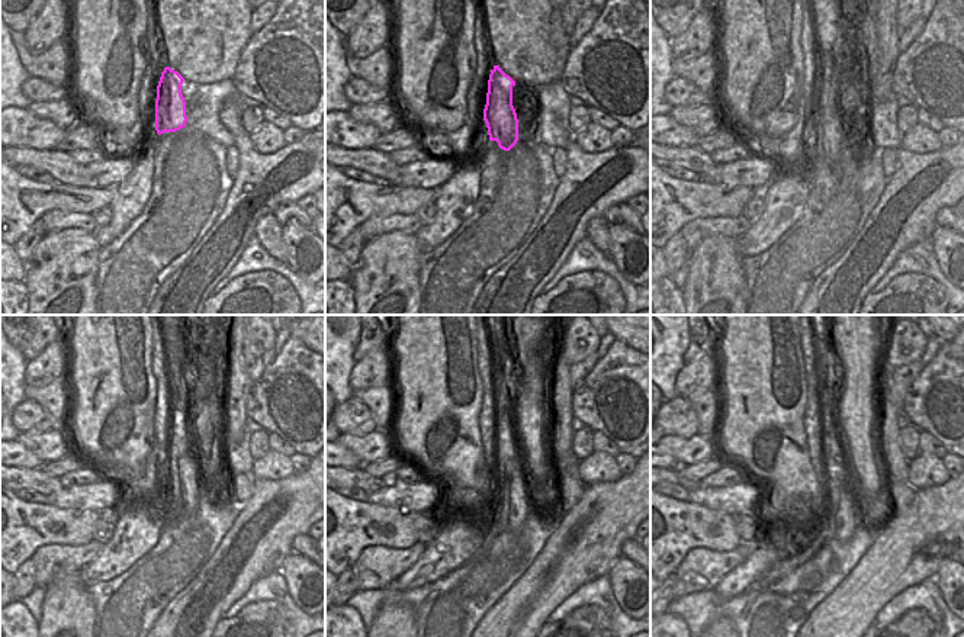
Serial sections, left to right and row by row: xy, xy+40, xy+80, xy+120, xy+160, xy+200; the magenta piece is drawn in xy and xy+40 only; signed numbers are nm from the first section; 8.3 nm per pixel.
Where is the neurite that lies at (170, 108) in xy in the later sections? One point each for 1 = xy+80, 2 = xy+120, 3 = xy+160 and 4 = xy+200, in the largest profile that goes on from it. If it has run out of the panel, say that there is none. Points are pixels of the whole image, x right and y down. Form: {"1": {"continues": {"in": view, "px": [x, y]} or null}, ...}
{"1": {"continues": {"in": "xy+80", "px": [829, 126]}}, "2": {"continues": {"in": "xy+120", "px": [190, 488]}}, "3": {"continues": {"in": "xy+160", "px": [519, 496]}}, "4": {"continues": {"in": "xy+200", "px": [847, 518]}}}

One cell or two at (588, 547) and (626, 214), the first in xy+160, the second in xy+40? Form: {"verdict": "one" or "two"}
{"verdict": "two"}

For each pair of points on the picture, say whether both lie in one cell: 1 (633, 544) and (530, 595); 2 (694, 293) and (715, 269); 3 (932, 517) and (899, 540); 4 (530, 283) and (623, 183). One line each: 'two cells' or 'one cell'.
1: two cells
2: one cell
3: one cell
4: one cell

